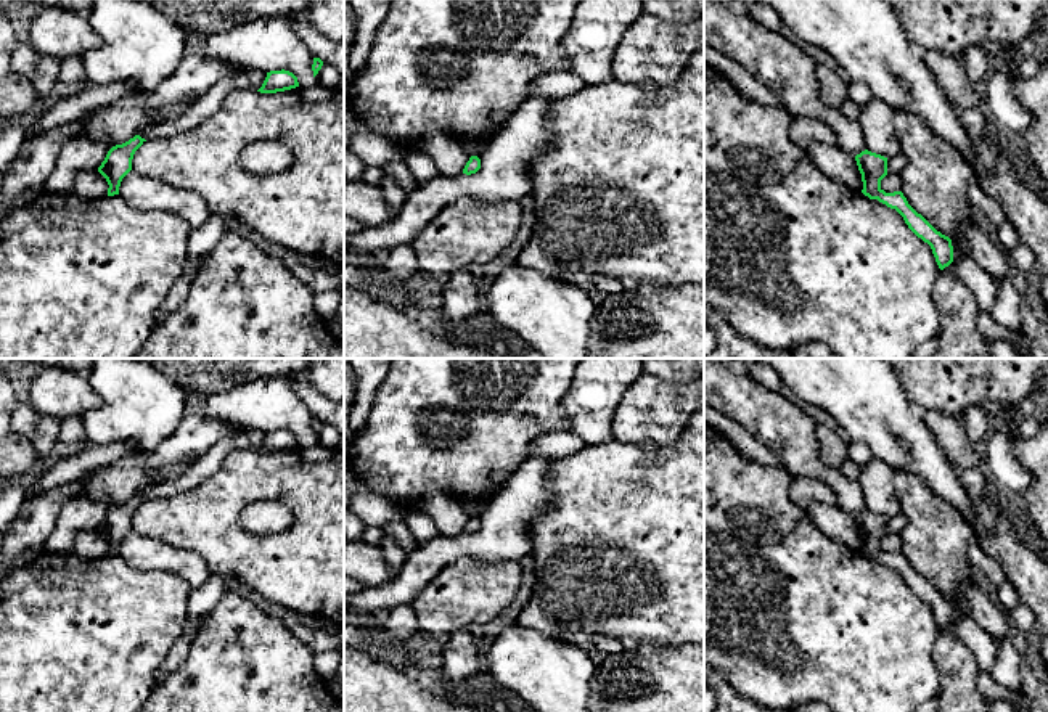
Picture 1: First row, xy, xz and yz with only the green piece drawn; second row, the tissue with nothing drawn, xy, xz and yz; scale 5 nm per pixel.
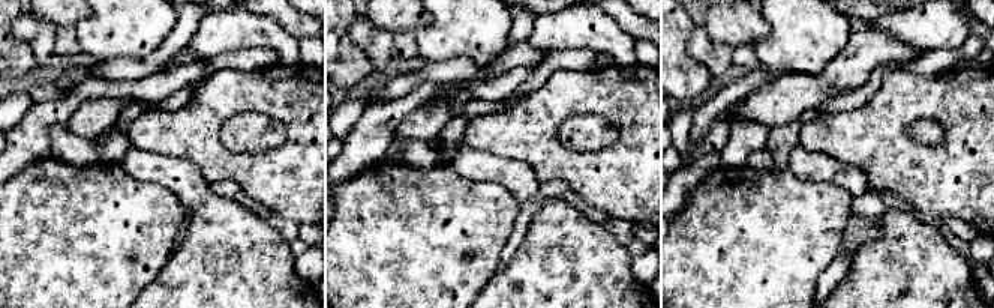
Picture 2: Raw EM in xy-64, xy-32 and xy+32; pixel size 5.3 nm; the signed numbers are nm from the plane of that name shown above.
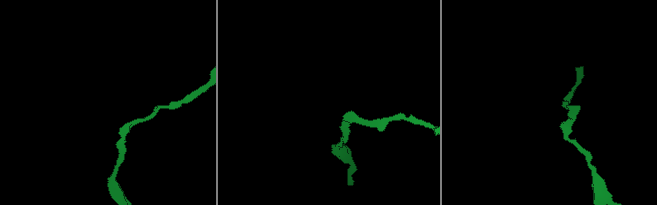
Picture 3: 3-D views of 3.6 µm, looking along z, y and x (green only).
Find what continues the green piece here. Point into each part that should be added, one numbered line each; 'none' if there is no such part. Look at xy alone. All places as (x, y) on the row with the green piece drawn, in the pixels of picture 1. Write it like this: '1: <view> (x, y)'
none

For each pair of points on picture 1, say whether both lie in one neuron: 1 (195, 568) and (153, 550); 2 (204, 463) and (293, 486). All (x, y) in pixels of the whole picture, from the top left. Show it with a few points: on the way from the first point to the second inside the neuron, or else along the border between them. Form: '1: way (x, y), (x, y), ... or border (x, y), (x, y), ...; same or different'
1: way (185, 564), (163, 556); same
2: border (253, 449), (233, 449), (212, 474), (190, 491); different

